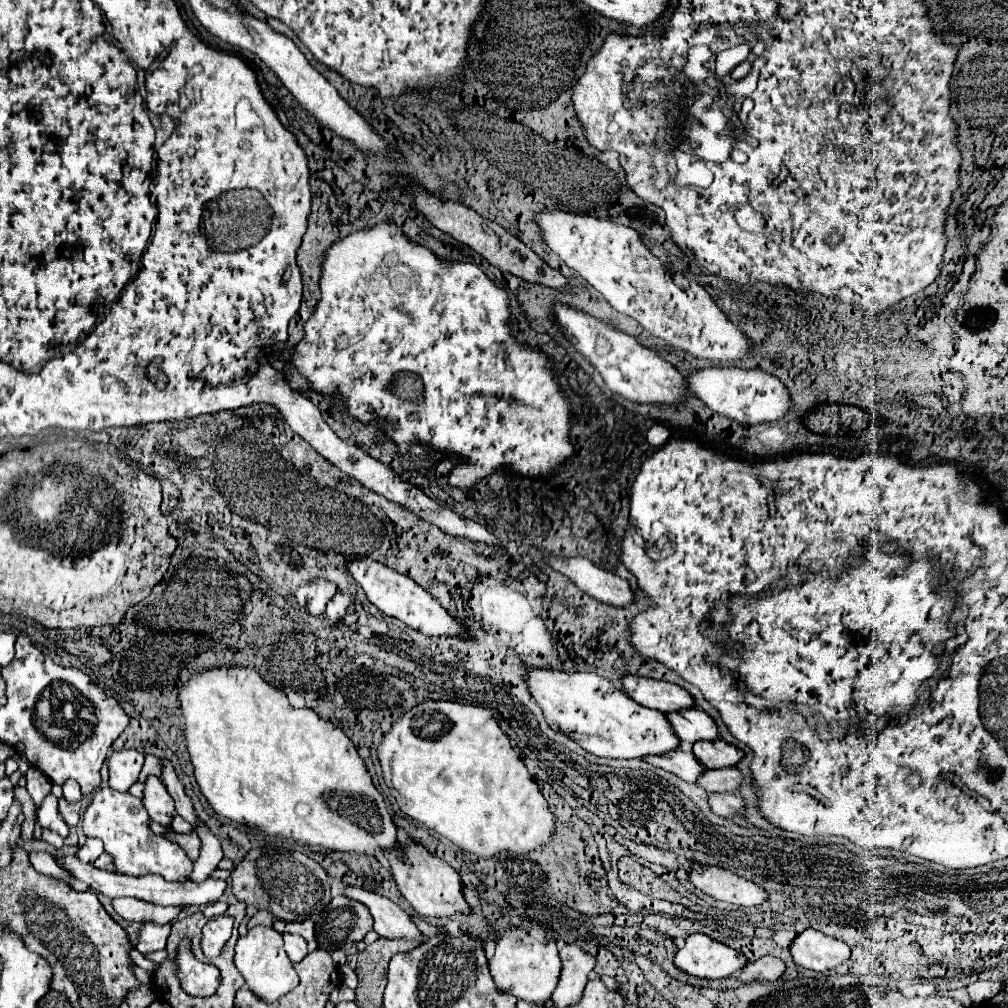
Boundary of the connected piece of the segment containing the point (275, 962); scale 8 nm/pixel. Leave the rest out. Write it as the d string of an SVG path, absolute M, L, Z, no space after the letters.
M255 926L253 930L247 932L247 936L237 940L235 966L241 972L241 976L245 978L247 988L251 992L255 992L255 996L259 996L261 1000L267 1000L267 1002L279 1000L281 996L285 996L299 984L293 962L289 960L287 952L283 948L283 936L277 930L267 928L267 926Z

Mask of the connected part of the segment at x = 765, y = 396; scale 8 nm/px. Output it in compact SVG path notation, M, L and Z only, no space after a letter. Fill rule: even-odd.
M707 368L693 372L687 378L689 390L699 396L713 412L727 416L739 424L769 424L781 420L791 408L793 400L787 388L779 382L779 378L755 368L755 370L741 370L741 368Z

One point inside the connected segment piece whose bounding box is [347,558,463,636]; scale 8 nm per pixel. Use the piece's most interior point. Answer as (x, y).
(395, 594)

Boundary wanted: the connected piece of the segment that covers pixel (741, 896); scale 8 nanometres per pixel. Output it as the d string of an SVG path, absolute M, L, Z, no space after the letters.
M693 862L687 876L689 882L701 892L737 906L755 906L767 898L767 892L761 886L735 874L729 868Z

